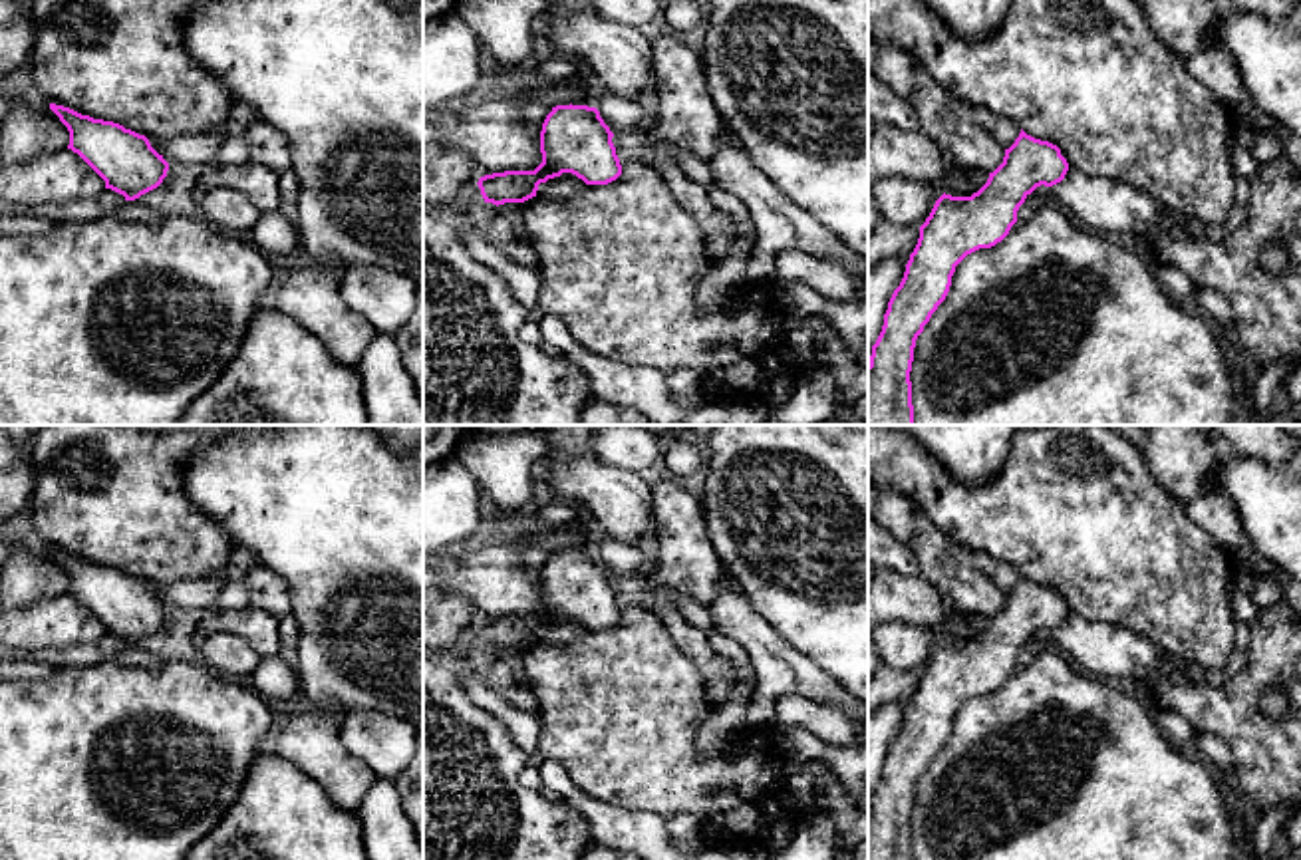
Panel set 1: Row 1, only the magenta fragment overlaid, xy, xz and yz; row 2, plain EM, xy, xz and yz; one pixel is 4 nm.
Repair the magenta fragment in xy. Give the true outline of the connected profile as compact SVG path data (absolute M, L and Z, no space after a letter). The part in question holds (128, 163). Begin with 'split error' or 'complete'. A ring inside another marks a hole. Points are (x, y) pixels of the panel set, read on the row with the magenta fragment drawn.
complete; M50 103L50 109L70 131L70 145L111 189L135 201L157 189L167 177L169 163L145 135L119 123L93 119L70 107Z

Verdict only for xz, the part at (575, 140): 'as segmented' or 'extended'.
as segmented

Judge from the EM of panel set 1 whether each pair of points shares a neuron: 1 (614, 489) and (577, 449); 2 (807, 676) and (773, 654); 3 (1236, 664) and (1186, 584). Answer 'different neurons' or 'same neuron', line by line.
1: same neuron
2: same neuron
3: different neurons

